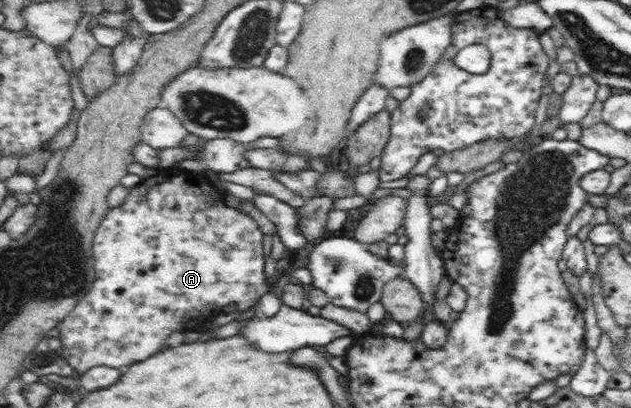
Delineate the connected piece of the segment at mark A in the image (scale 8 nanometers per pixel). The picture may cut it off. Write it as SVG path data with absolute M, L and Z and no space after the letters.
M181 171L179 177L161 177L159 174L156 176L153 176L153 179L149 181L149 179L143 179L143 183L140 183L136 185L135 187L131 188L131 193L129 193L129 196L127 197L125 203L121 205L120 207L111 208L105 217L101 217L100 223L98 225L98 229L95 231L94 240L92 243L92 256L93 256L93 263L92 267L95 270L94 273L94 280L93 283L90 285L89 291L87 291L87 295L83 297L81 300L77 302L77 305L72 309L71 313L63 319L63 321L60 321L57 323L56 327L59 330L59 337L58 339L61 340L61 356L67 360L67 364L71 365L74 369L74 373L76 376L76 371L79 371L78 377L81 375L84 375L85 372L88 371L88 369L95 368L98 365L107 365L110 368L114 367L121 367L121 365L131 365L136 364L137 362L147 360L152 355L155 355L157 351L161 351L161 345L169 339L169 335L171 335L174 331L181 331L185 332L187 330L194 330L199 331L199 328L203 323L206 321L209 322L210 320L213 320L213 318L218 315L219 313L222 313L226 306L230 305L231 303L237 305L237 310L240 311L247 311L250 309L254 309L257 307L258 302L260 300L260 297L262 295L265 295L265 293L269 292L269 285L267 286L267 277L265 276L265 258L263 258L263 236L261 229L259 228L259 225L251 216L248 214L245 214L245 212L241 212L235 208L228 207L226 203L223 203L221 199L219 199L219 191L213 191L213 189L209 189L209 185L207 185L207 179L201 179L197 177L191 177L189 173L185 175L184 171Z

